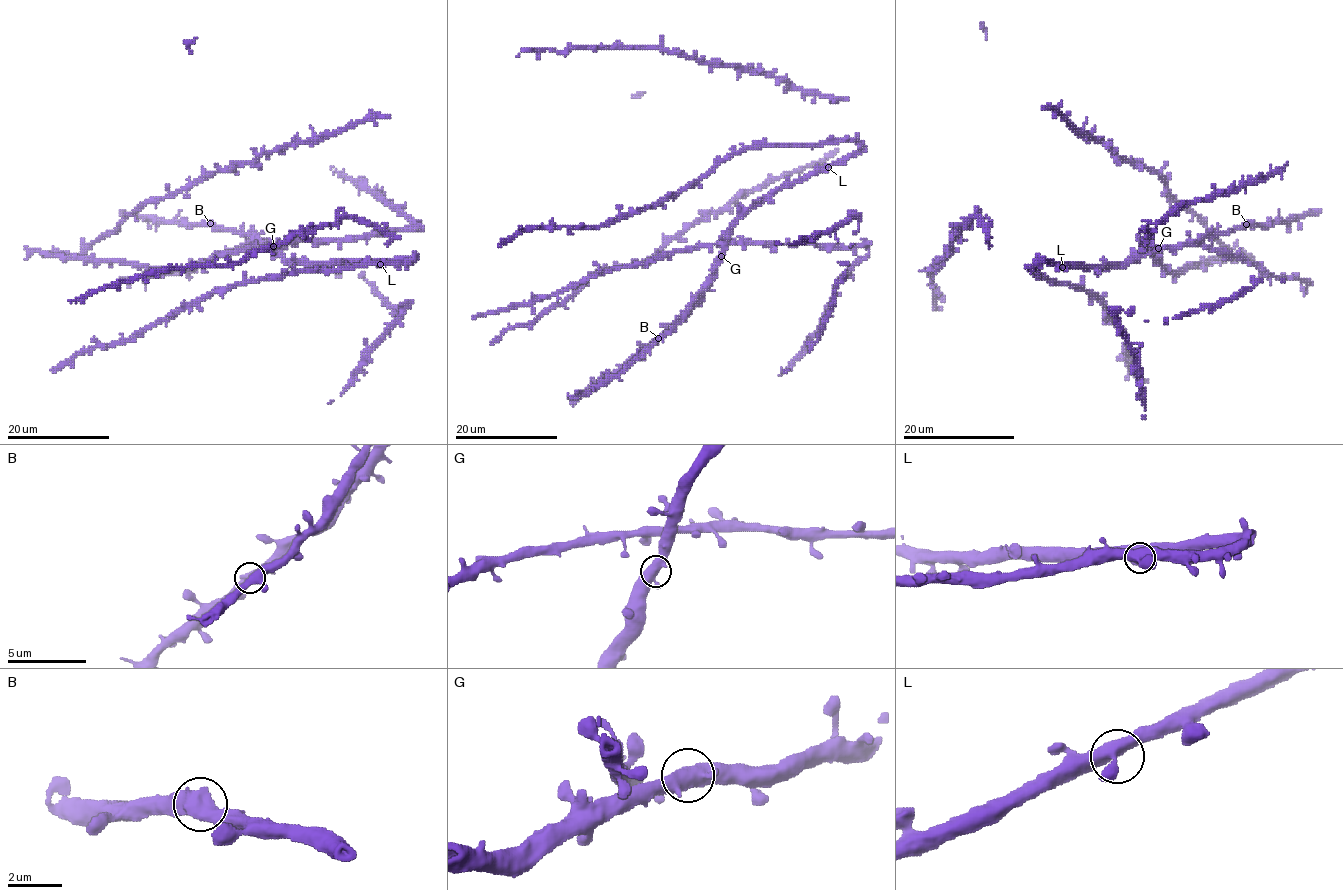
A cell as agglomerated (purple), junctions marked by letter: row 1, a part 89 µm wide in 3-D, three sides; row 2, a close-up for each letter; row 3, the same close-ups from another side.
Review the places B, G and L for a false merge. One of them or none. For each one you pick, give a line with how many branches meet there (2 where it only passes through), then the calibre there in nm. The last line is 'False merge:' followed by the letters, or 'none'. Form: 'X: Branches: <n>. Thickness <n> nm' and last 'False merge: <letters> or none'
False merge: none

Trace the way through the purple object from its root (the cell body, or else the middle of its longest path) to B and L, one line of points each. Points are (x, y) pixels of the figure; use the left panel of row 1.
B: (267, 247), (276, 248), (254, 237), (235, 234), (210, 224)
L: (267, 247), (276, 247), (290, 261), (380, 264)

